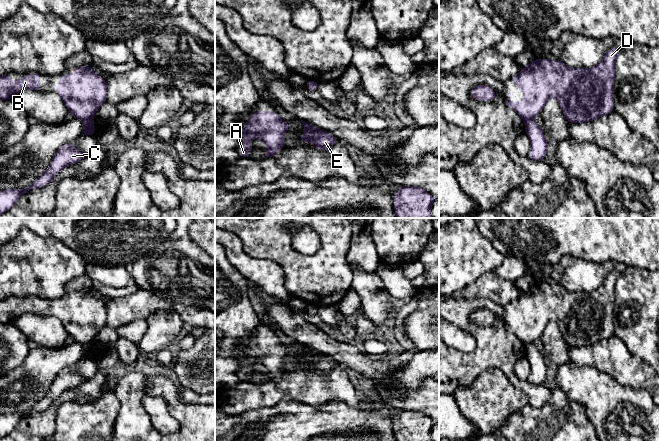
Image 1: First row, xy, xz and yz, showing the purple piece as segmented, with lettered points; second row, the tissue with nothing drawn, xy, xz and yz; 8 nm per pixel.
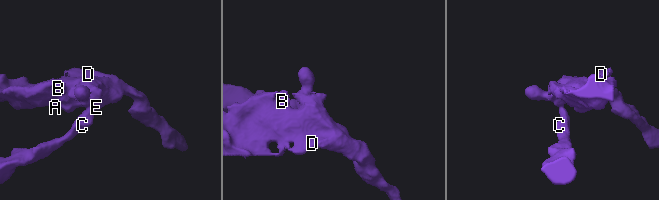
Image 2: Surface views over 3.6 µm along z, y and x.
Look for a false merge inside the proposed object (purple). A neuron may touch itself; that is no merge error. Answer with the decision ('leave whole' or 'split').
split

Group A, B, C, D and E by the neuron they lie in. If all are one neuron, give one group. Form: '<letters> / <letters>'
A B D E / C

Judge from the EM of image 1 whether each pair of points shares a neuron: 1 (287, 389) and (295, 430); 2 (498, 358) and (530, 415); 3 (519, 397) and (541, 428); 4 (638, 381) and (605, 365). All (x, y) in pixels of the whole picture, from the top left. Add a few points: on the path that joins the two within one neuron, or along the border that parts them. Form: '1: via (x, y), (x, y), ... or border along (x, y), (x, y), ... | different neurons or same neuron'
1: border along (312, 405), (280, 401), (273, 406), (266, 406) | different neurons
2: border along (550, 395), (550, 398), (539, 407), (528, 404) | different neurons
3: border along (527, 403), (514, 411), (507, 420) | different neurons
4: via (630, 373), (621, 365), (613, 365) | same neuron

